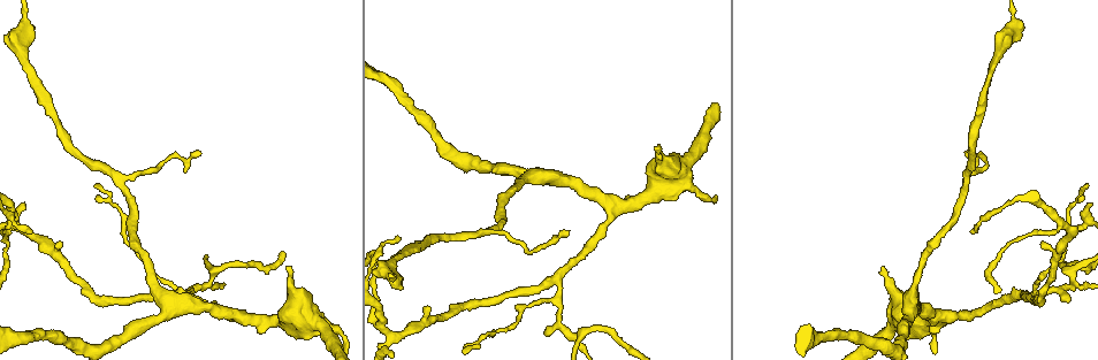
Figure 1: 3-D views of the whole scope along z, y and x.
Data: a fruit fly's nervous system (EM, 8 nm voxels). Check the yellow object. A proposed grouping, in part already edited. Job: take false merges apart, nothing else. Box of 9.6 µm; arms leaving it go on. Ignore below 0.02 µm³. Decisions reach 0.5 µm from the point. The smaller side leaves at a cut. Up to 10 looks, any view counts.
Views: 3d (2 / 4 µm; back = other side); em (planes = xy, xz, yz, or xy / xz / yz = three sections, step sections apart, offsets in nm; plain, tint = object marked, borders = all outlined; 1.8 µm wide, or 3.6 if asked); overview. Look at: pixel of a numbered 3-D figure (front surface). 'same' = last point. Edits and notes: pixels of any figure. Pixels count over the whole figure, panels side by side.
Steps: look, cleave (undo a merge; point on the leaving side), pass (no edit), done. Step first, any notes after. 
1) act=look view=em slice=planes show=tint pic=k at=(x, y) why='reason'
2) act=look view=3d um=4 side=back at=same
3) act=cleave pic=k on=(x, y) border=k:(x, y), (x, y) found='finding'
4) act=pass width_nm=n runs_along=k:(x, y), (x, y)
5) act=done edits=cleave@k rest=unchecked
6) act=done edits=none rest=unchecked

act=look view=em um=3.6 slice=planes show=tint pic=1 at=(681, 163) why='thick turns thin'

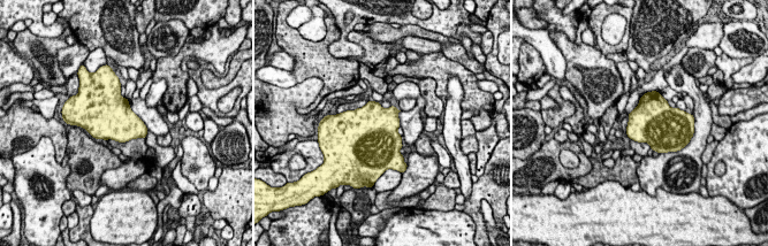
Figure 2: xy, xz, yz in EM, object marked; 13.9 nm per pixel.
act=pass width_nm=550 found='one neuron here'

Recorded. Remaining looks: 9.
act=look view=3d um=4 pic=1 at=(558, 279) why='side arm on a straight run'

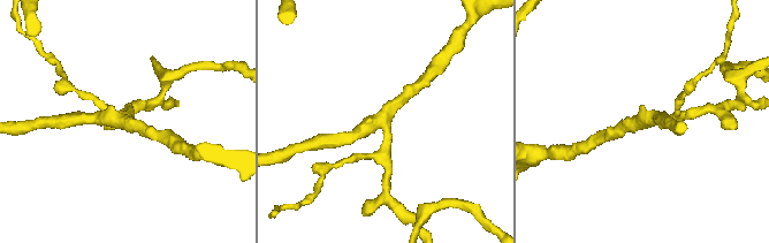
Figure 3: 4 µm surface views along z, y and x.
act=look view=em slice=yz step=8 show=tint pic=3 at=(639, 119) arms=3 arm_widths_nm=160,170,200 why='now the EM'

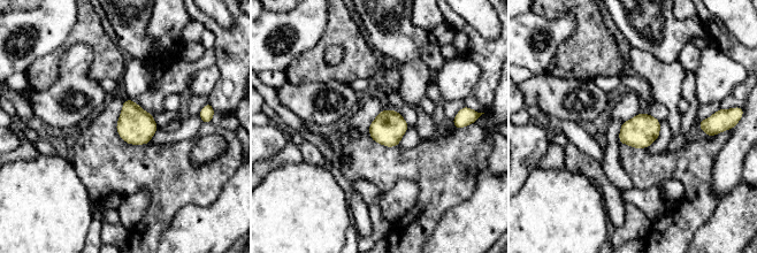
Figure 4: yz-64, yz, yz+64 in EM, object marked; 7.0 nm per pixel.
act=look view=em slice=planes show=tint at=same

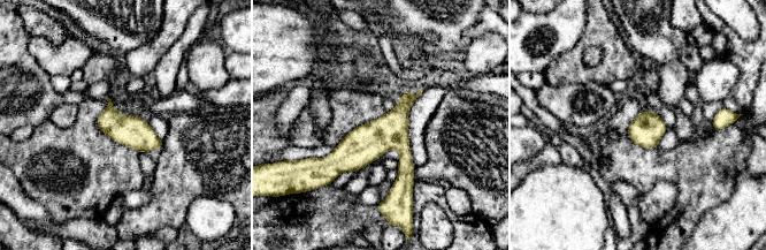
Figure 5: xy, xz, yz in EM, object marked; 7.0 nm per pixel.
act=pass runs_along=5:(406, 93), (405, 182), (393, 195) found='all the same neuron'

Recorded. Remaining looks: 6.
act=look view=em slice=xz step=16 show=tint pic=1 at=(913, 303) why='arms part here'

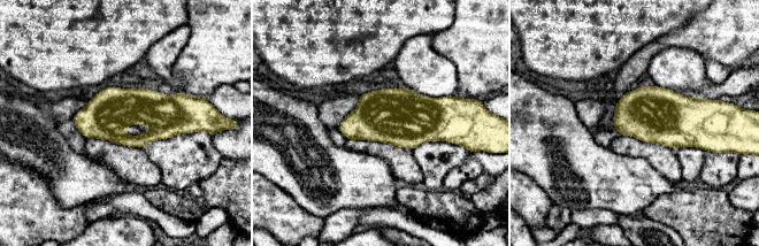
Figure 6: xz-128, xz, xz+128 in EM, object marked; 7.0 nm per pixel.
act=look view=em slice=planes show=tint at=same

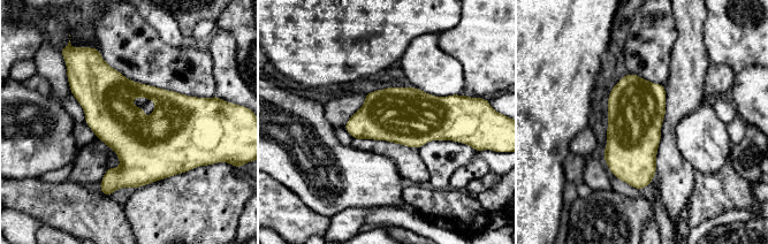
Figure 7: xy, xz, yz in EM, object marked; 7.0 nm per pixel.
act=pass found='one neuron here'

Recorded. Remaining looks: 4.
act=look view=em slice=xz step=16 show=tint pic=1 at=(382, 327) why='four or more arms meet'

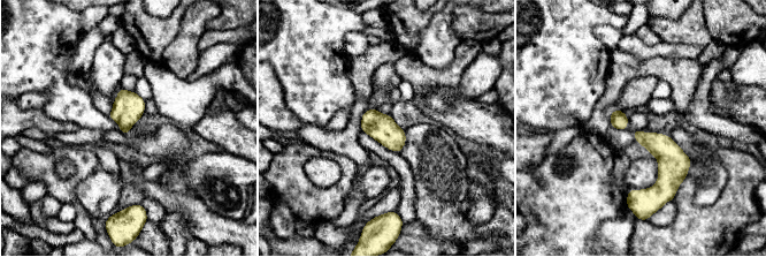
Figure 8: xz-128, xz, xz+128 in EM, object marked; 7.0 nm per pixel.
act=look view=em slice=yz step=16 show=tint at=same

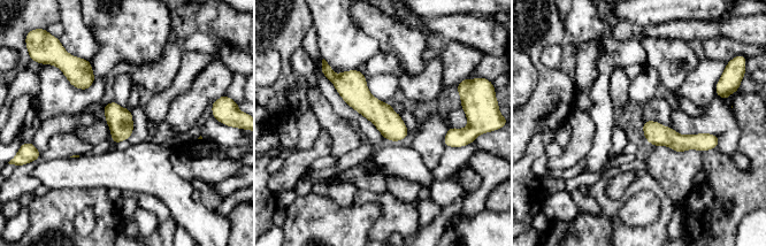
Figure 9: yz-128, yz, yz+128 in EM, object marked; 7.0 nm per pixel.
act=pass runs_along=9:(331, 76), (405, 133) found='continuous, no second neuron'

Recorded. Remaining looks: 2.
act=done edits=none rest=unchecked

